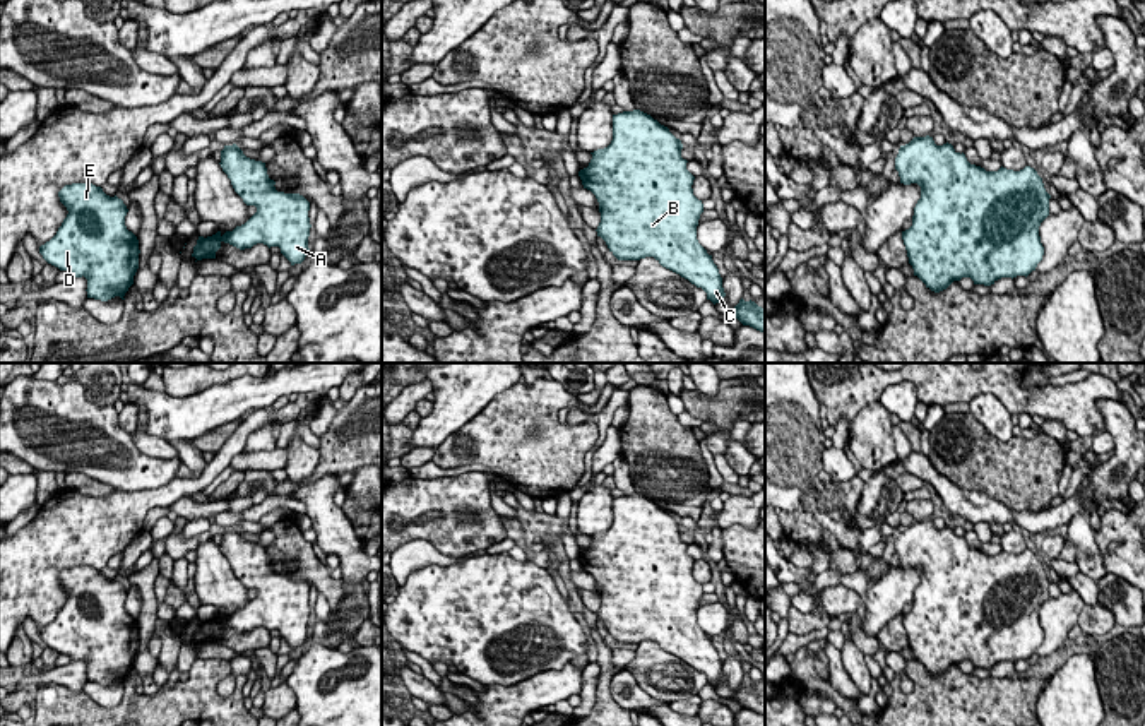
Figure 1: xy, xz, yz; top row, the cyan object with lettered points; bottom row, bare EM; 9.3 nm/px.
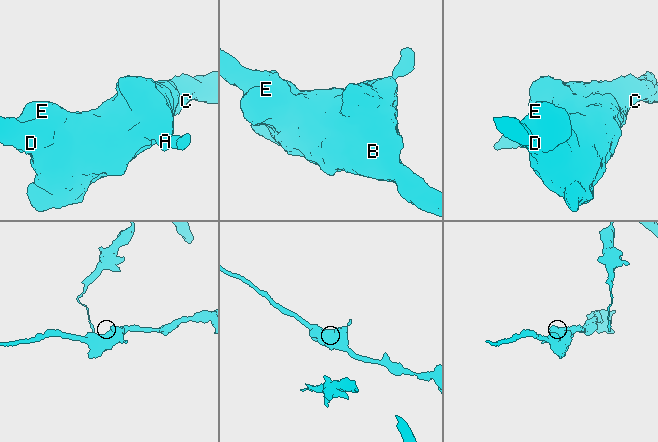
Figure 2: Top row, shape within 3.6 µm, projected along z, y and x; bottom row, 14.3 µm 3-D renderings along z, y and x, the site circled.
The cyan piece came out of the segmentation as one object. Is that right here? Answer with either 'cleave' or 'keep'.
keep

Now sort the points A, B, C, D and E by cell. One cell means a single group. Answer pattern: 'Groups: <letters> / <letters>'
Groups: A B C D E

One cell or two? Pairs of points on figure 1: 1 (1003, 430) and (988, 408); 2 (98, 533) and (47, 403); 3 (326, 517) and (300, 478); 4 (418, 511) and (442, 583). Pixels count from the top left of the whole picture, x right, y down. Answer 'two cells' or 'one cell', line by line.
1: one cell
2: two cells
3: one cell
4: two cells

